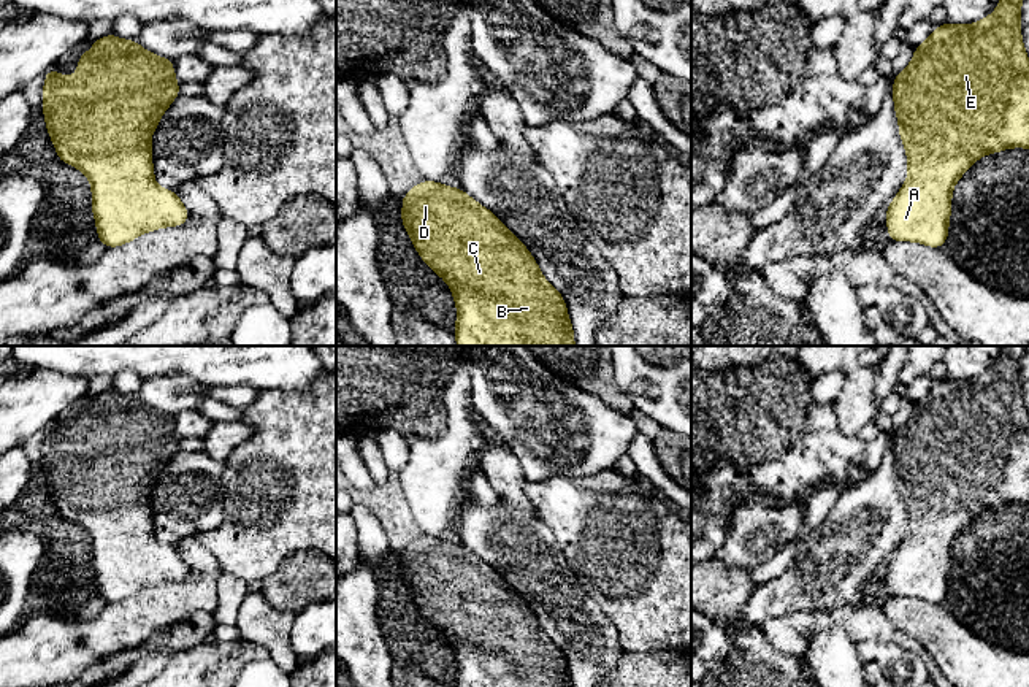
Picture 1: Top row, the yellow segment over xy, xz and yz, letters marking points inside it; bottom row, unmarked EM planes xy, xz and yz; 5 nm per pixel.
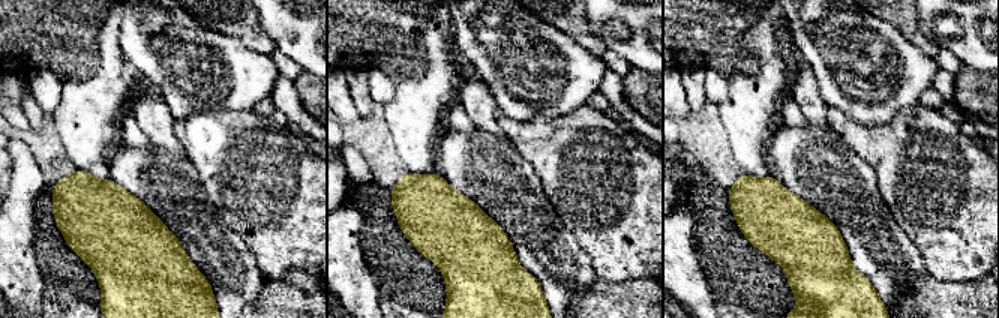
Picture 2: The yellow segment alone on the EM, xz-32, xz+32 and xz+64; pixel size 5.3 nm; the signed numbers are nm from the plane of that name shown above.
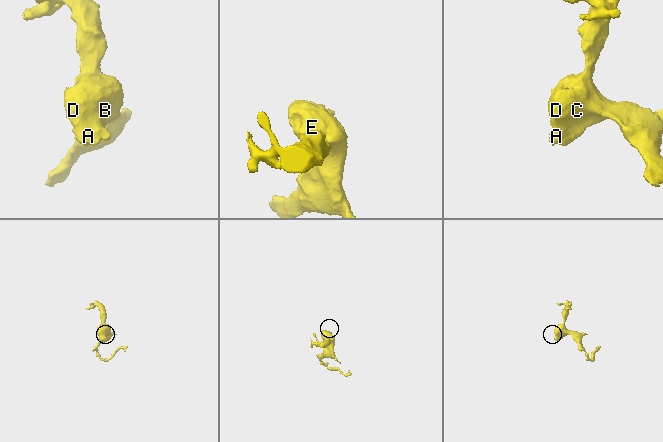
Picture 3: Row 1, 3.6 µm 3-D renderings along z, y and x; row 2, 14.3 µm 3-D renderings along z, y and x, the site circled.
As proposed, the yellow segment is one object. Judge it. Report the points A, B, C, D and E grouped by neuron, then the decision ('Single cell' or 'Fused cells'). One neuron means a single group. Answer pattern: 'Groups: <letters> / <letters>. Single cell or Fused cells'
Groups: A B C D E. Single cell

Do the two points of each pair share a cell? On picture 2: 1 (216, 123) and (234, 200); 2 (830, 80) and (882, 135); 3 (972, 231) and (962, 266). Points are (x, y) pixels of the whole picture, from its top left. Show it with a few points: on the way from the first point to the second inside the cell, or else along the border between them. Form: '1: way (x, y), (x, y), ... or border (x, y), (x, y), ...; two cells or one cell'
1: way (219, 143), (224, 147), (224, 180); one cell
2: border (905, 110), (870, 123), (839, 111); two cells
3: way (963, 240), (962, 257); one cell

